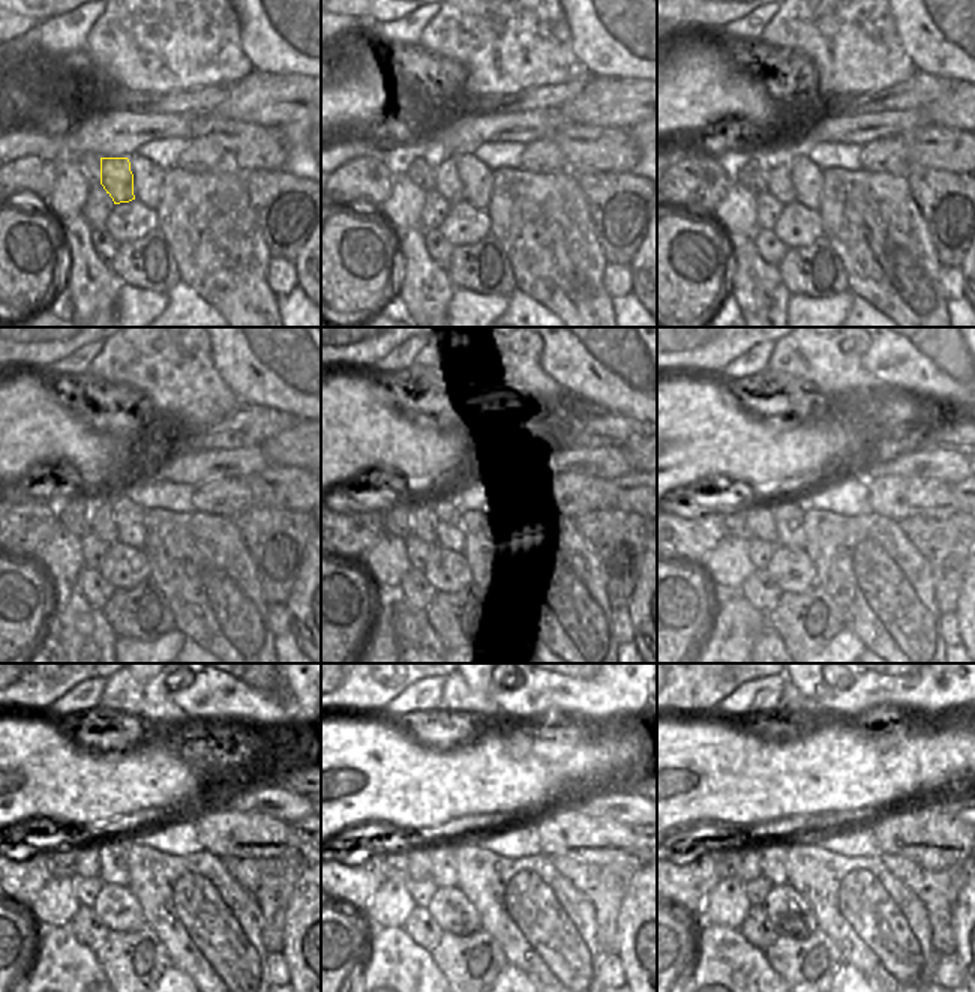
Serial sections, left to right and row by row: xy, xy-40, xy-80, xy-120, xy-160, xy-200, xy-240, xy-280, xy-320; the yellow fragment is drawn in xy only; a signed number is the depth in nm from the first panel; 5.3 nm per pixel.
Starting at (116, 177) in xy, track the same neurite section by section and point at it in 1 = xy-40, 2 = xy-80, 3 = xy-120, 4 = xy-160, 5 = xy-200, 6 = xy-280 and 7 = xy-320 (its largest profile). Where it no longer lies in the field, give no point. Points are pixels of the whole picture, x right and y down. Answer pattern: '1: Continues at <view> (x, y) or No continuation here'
1: Continues at xy-40 (446, 182)
2: Continues at xy-80 (779, 185)
3: Continues at xy-120 (102, 524)
4: Continues at xy-160 (422, 521)
5: Continues at xy-200 (759, 518)
6: Continues at xy-280 (419, 857)
7: Continues at xy-320 (750, 863)

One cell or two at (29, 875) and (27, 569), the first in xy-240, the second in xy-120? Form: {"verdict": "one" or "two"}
{"verdict": "two"}

